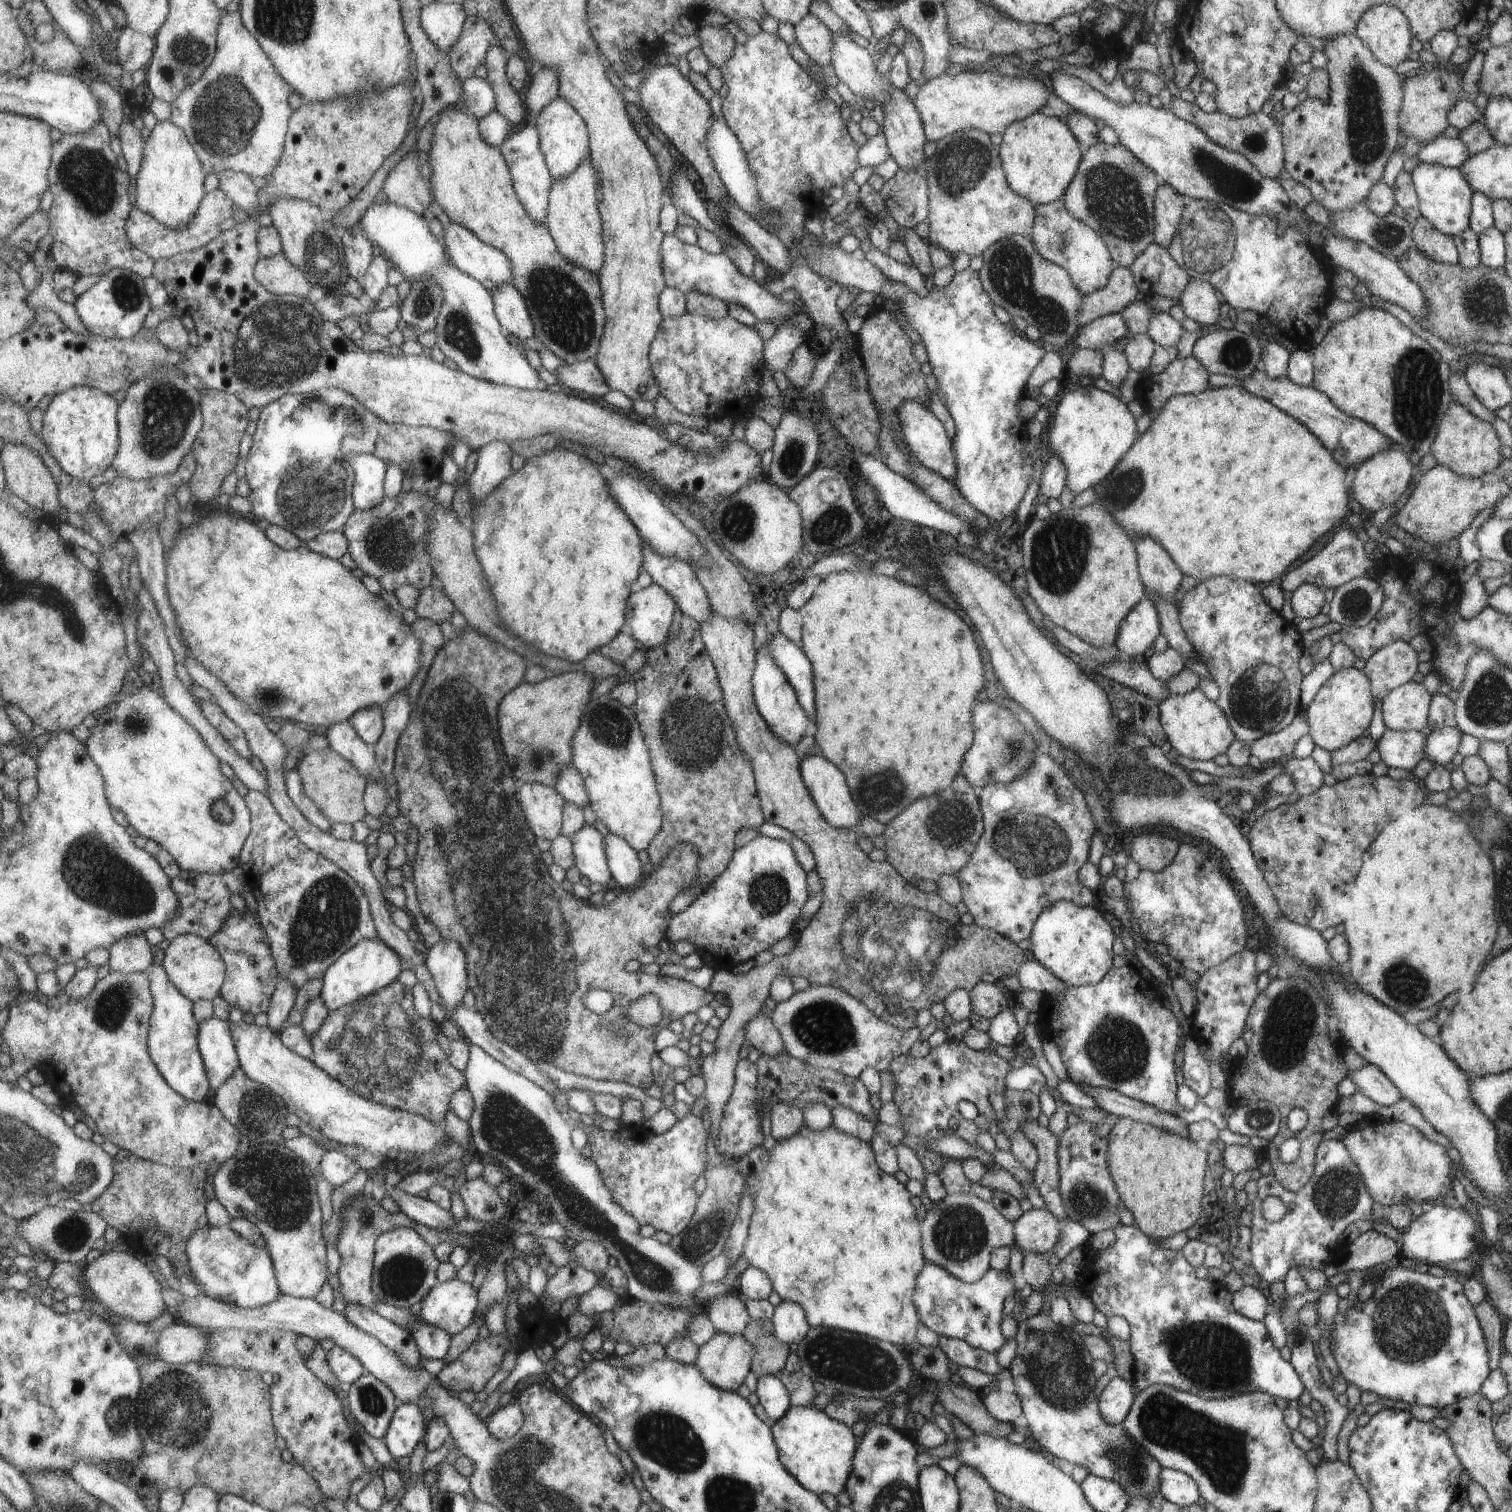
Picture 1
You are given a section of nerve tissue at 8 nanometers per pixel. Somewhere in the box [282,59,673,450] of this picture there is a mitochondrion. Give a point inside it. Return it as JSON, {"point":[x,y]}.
{"point":[564,309]}

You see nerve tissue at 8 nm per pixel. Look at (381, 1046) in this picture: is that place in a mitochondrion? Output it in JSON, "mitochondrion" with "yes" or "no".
{"mitochondrion":"yes"}

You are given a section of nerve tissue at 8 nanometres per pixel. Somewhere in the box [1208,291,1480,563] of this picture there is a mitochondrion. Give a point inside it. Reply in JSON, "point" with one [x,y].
{"point":[1417,385]}

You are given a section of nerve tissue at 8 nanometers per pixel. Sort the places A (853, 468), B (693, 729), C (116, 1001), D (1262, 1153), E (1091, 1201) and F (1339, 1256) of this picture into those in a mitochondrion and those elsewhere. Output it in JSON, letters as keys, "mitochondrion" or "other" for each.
{"A":"other","B":"mitochondrion","C":"mitochondrion","D":"other","E":"mitochondrion","F":"other"}

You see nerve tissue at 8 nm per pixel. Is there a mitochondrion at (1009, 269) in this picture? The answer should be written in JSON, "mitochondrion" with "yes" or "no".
{"mitochondrion":"yes"}

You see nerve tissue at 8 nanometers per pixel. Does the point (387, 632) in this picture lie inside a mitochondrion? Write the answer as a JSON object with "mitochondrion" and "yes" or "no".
{"mitochondrion":"no"}

